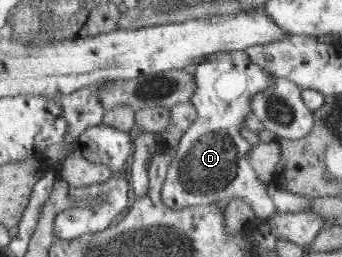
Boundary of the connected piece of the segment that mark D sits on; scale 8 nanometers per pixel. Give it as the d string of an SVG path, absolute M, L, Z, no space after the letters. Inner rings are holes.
M234 50L206 55L195 73L198 90L191 102L197 107L197 120L186 130L182 141L177 145L177 156L173 159L162 188L162 200L169 208L183 210L194 206L206 207L207 204L220 203L227 206L233 199L243 199L253 208L256 218L268 219L278 211L267 185L260 182L249 162L251 144L241 136L241 126L253 113L254 96L266 91L274 83L275 76L255 64L247 51Z

